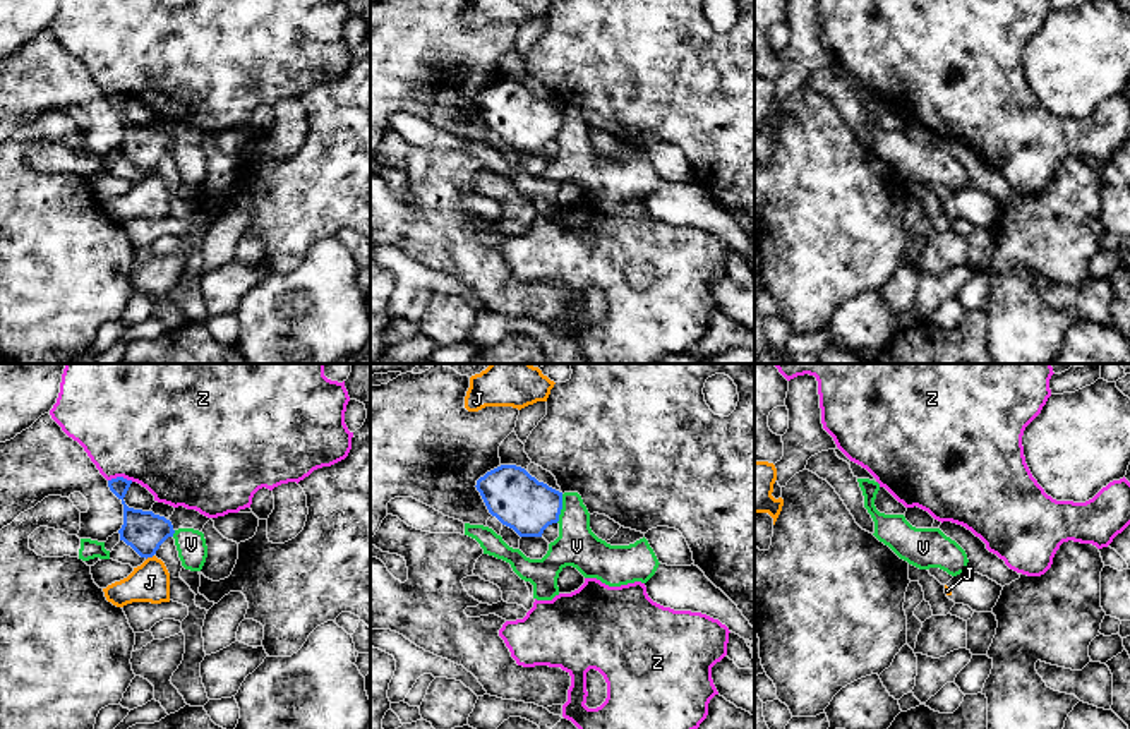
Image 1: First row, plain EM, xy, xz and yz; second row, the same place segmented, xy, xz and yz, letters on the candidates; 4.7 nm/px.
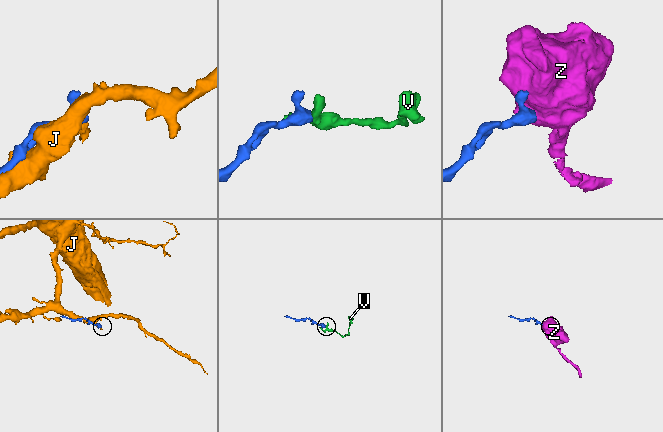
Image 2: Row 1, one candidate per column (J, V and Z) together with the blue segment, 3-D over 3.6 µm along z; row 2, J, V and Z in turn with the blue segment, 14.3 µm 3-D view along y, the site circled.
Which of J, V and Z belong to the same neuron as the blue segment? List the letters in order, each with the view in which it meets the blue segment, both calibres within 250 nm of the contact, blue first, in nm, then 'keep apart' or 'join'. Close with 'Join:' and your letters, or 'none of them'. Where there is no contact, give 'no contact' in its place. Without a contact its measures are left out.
J: meets blue in xy; 190 nm thick on the blue side, 190 nm on the other; keep apart
V: meets blue in xz; 260 nm thick on the blue side, 200 nm on the other; keep apart
Z: meets blue in xy; 160 nm thick on the blue side, 480 nm on the other; keep apart
Join: none of them

